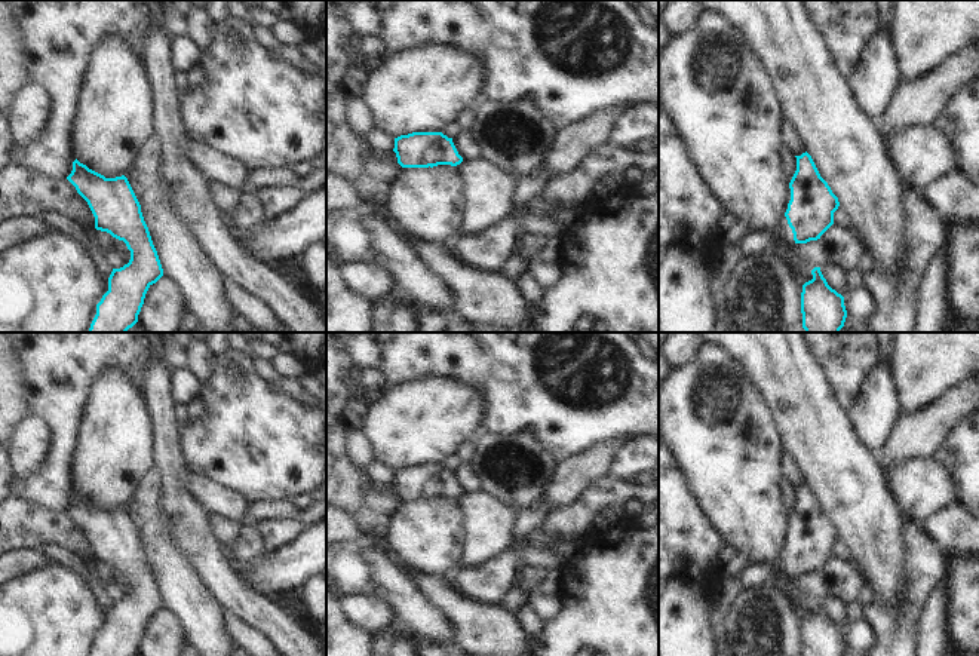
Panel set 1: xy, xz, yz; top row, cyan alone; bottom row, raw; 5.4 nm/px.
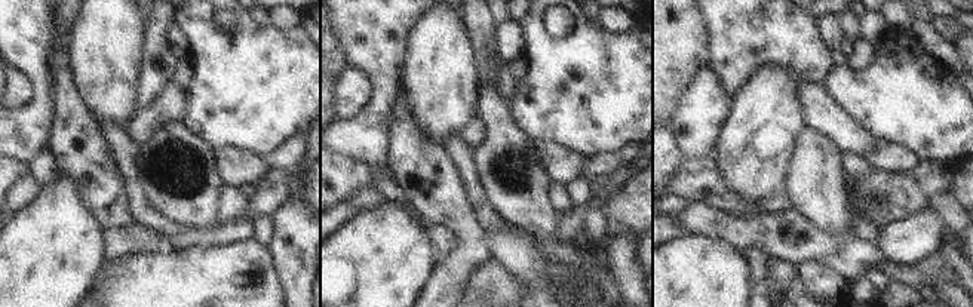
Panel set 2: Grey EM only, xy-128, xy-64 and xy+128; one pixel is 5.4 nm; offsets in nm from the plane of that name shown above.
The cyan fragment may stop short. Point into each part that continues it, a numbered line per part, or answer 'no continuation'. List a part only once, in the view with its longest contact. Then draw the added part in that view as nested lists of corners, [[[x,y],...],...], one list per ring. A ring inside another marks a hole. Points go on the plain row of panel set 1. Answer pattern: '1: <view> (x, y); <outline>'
1: yz (785, 564); [[[786,549],[779,555],[777,562],[779,562],[780,573],[789,574],[789,576],[795,574],[792,561],[789,560]]]

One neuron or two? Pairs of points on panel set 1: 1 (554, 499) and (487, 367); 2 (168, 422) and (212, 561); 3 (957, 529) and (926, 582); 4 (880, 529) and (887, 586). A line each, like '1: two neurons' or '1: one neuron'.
1: two neurons
2: one neuron
3: two neurons
4: one neuron

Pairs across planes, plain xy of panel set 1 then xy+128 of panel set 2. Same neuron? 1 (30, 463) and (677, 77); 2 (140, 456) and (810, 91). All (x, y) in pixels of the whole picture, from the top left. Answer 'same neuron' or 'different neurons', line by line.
1: different neurons
2: different neurons

